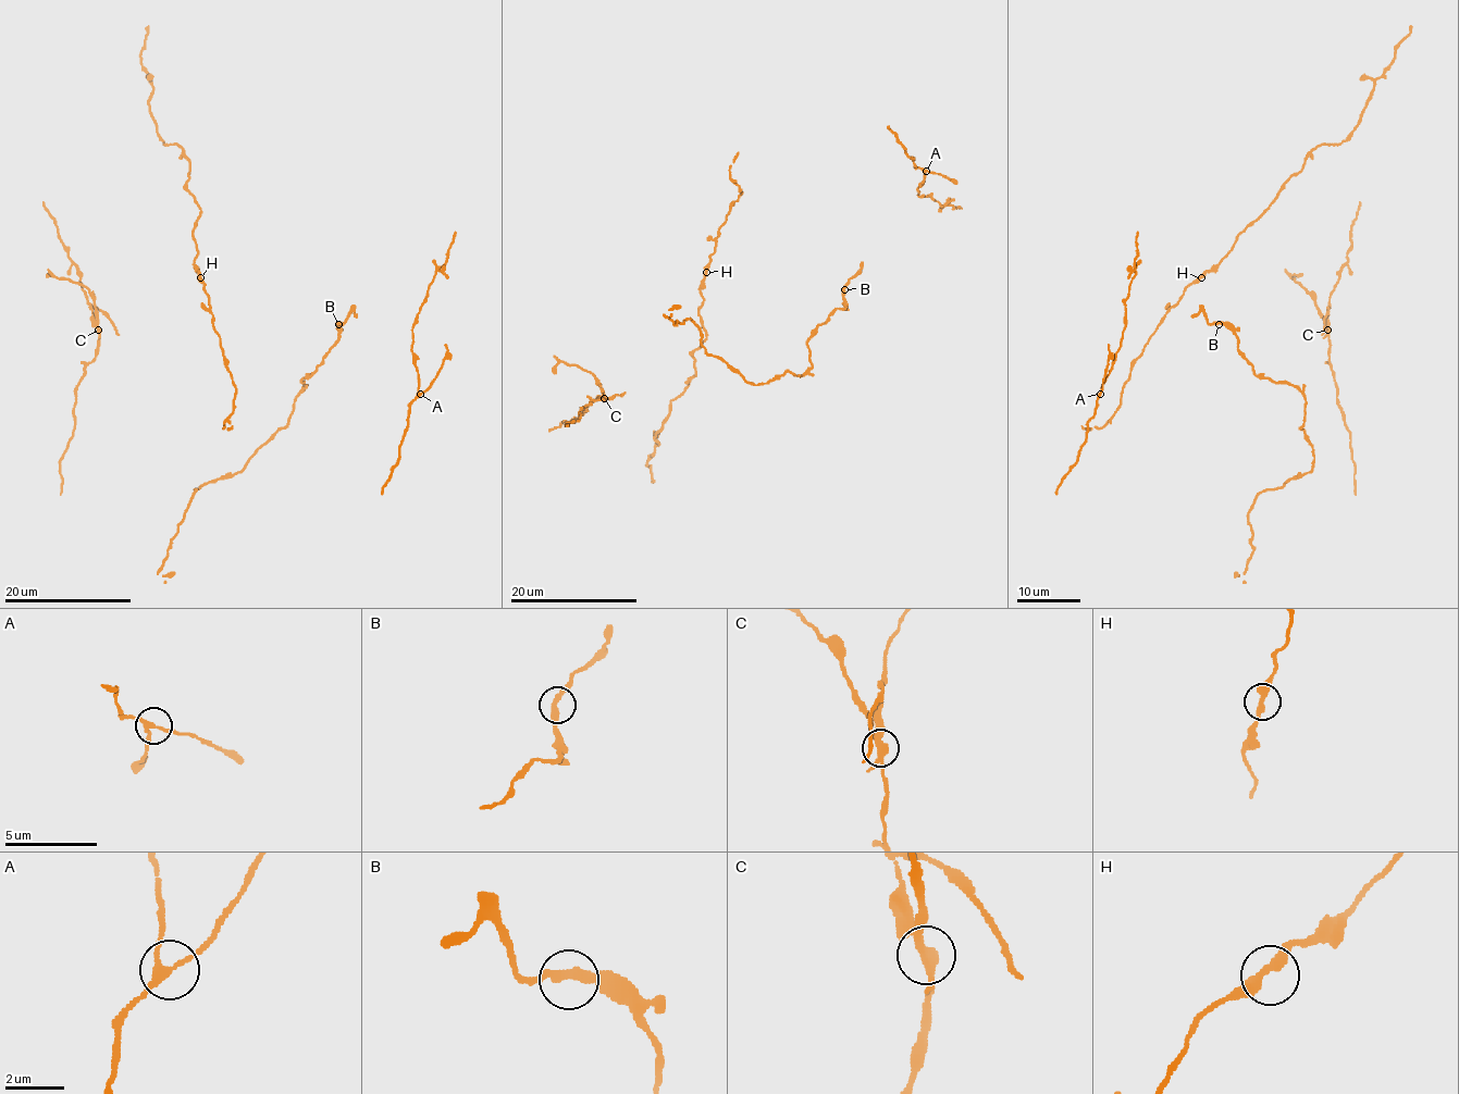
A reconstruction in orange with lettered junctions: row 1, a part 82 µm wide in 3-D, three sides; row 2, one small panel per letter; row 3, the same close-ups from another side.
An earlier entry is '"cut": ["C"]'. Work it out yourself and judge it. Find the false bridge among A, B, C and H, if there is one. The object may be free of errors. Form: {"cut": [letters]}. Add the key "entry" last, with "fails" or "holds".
{"cut": ["C"], "entry": "holds"}

